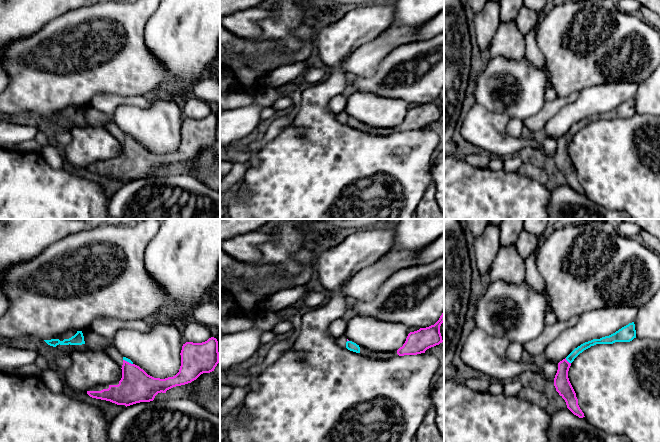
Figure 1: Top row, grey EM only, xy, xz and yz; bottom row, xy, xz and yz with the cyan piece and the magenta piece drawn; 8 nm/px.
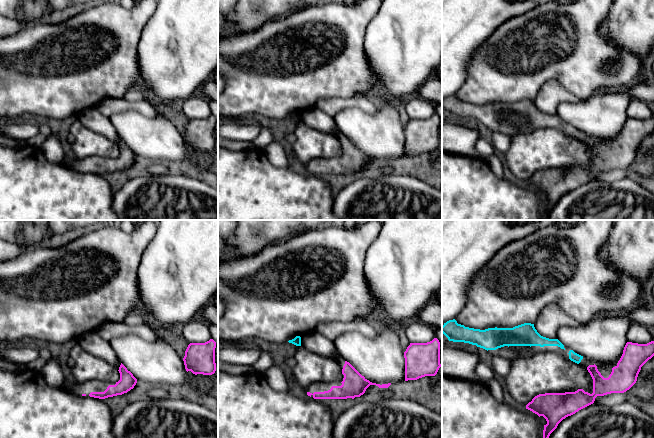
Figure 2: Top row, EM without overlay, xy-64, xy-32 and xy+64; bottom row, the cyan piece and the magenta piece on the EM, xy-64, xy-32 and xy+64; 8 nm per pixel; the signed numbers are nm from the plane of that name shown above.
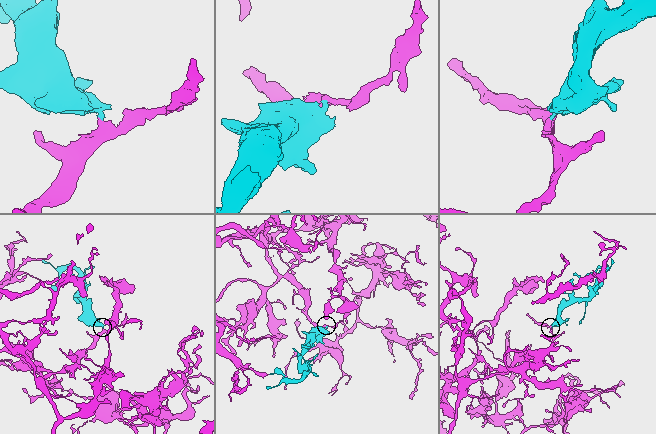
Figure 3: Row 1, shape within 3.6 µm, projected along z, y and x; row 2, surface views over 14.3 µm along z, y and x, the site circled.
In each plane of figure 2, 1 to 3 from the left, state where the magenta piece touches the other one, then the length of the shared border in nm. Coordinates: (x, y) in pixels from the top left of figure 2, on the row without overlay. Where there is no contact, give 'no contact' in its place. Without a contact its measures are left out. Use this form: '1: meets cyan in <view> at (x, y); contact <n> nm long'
1: no contact
2: no contact
3: no contact

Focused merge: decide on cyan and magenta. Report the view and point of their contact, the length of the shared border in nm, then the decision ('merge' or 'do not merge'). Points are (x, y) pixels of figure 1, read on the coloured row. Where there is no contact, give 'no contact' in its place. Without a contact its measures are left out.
yz (568, 361) | 60 nm | merge

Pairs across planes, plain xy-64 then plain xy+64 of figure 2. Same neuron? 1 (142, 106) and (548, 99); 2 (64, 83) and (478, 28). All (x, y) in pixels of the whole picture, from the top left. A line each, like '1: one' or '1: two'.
1: one
2: two

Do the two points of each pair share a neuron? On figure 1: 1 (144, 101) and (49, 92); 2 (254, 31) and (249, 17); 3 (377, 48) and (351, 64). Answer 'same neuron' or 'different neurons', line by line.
1: different neurons
2: same neuron
3: same neuron

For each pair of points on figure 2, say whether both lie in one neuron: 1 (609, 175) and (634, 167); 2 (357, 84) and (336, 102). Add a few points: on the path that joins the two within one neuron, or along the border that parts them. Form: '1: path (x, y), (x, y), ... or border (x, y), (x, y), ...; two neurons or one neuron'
1: path (615, 174), (624, 173), (628, 170); one neuron
2: border (352, 96), (327, 97), (319, 100); two neurons

